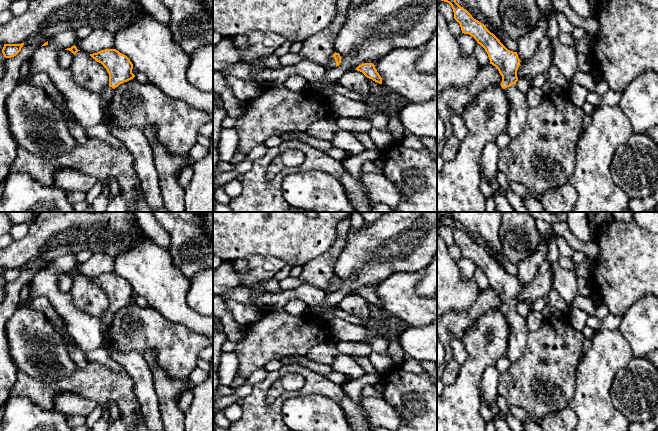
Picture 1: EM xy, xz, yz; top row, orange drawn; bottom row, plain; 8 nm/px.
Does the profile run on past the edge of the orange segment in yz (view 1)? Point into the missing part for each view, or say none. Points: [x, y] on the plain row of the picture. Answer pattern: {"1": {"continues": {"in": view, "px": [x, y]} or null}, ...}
{"1": {"continues": {"in": "yz", "px": [518, 331]}}}

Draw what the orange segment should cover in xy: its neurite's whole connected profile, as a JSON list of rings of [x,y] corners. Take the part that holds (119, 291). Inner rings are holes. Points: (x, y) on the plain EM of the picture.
[[[105,273],[90,278],[101,287],[109,298],[109,310],[100,317],[103,343],[101,348],[108,351],[109,357],[120,364],[134,382],[134,393],[140,405],[140,412],[149,431],[162,431],[163,423],[159,412],[159,398],[154,388],[154,381],[148,364],[134,351],[120,352],[112,346],[108,331],[114,313],[135,301],[130,283],[116,273]]]

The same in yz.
[[[453,217],[441,218],[438,221],[451,229],[454,243],[460,248],[462,257],[471,259],[485,273],[490,288],[495,290],[502,300],[500,309],[506,317],[509,328],[505,357],[511,363],[517,362],[526,350],[529,332],[525,318],[516,312],[517,294],[521,286],[517,276],[508,274],[484,248],[474,243],[456,226]]]

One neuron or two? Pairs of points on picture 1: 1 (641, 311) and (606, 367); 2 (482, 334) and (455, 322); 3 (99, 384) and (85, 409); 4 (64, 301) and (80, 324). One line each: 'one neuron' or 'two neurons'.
1: two neurons
2: two neurons
3: two neurons
4: one neuron

